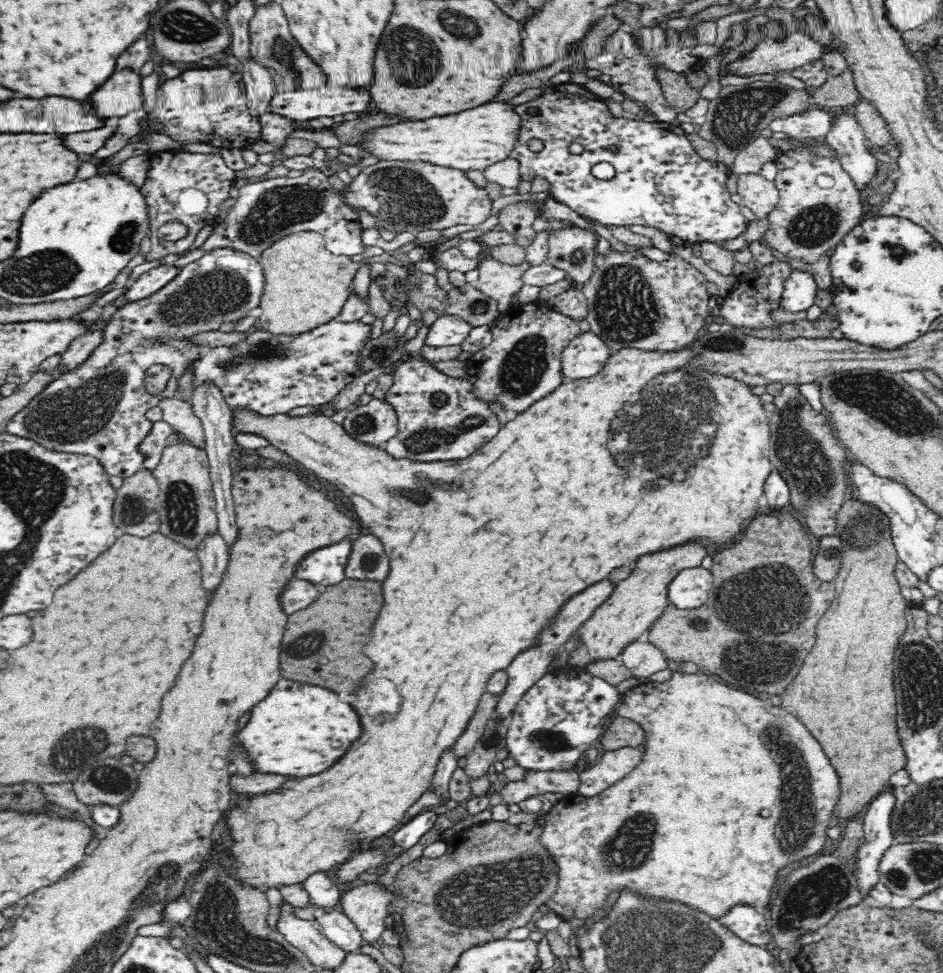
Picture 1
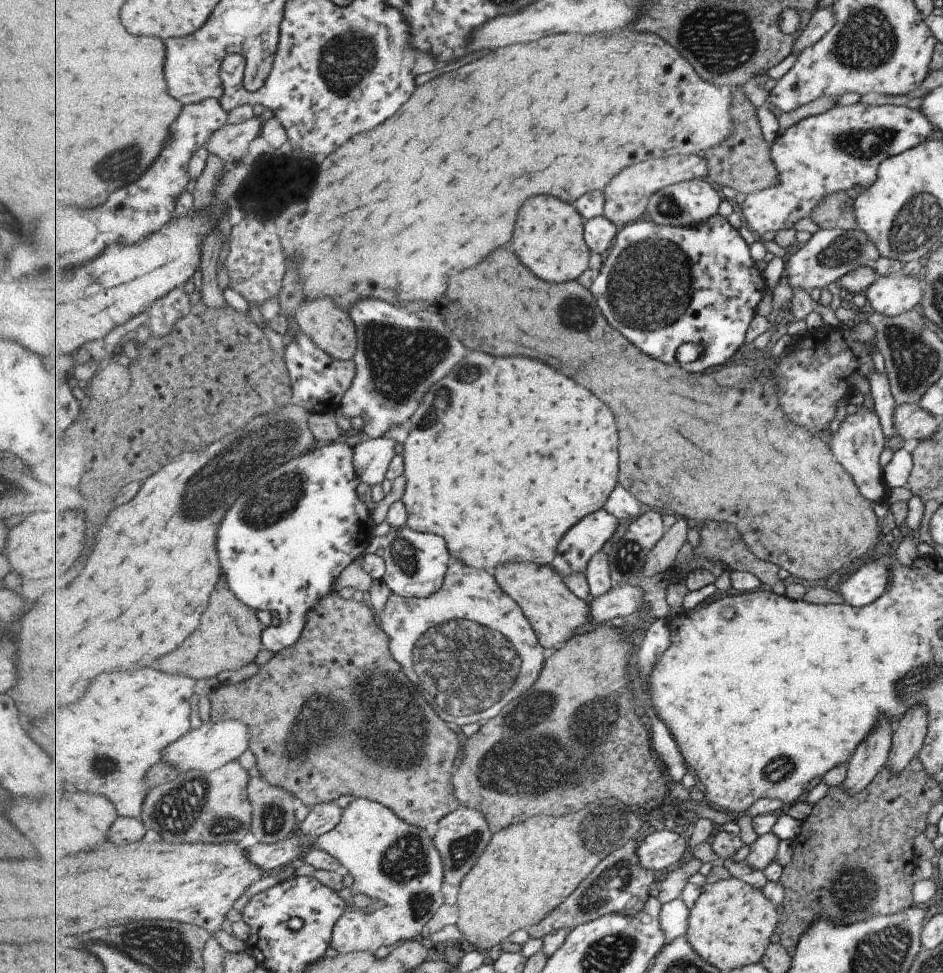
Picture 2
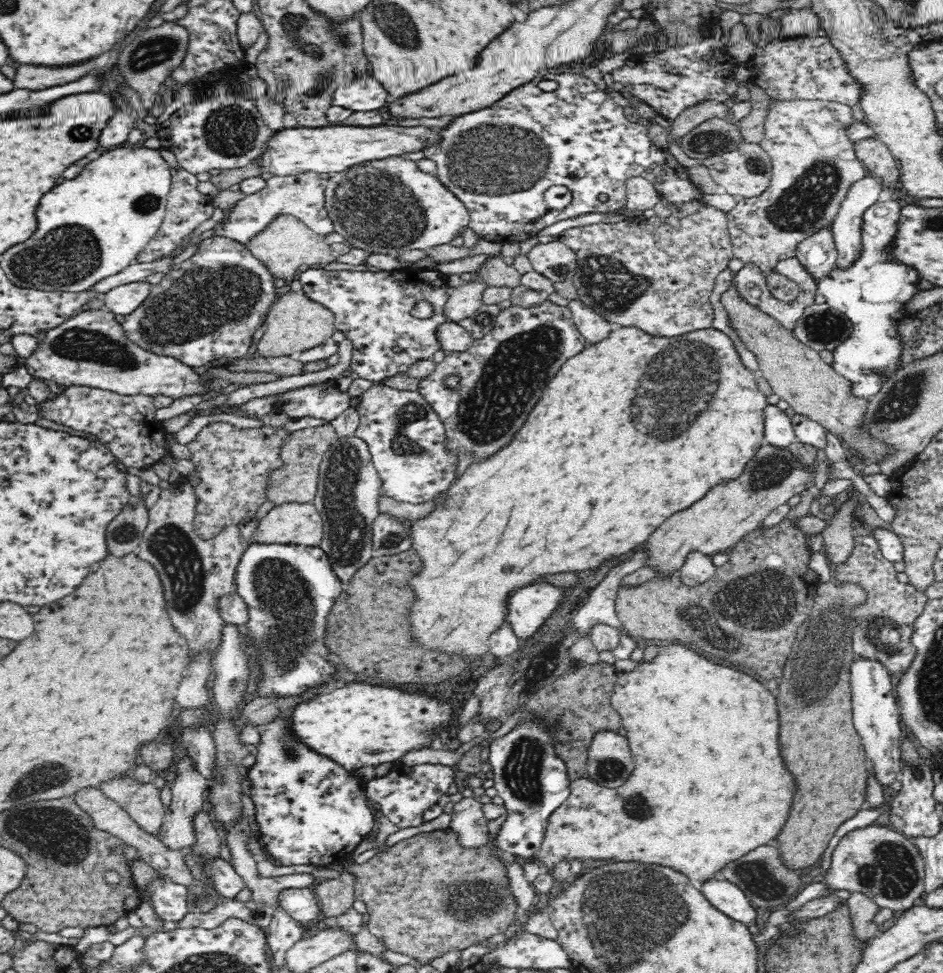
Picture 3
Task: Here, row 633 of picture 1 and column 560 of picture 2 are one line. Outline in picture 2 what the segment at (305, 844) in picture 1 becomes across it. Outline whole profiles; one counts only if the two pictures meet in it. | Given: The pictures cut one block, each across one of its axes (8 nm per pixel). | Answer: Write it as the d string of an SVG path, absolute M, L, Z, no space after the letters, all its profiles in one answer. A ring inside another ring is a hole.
M471 352L469 358L457 368L457 374L445 376L427 392L421 406L411 418L410 434L403 445L402 455L405 461L403 477L406 484L399 501L405 504L409 513L407 526L417 532L431 532L443 536L454 560L463 560L473 568L485 568L490 572L507 562L529 562L552 567L557 546L560 546L565 534L573 526L580 524L585 516L603 509L613 490L620 484L619 464L623 464L623 460L619 460L619 428L615 414L591 390L567 378L545 362L531 358L495 358L483 352Z

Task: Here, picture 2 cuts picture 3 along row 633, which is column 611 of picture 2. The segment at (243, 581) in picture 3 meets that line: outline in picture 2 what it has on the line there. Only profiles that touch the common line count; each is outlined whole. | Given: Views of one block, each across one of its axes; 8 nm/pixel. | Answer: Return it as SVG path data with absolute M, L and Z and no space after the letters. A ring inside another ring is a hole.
M717 214L697 226L660 225L639 219L618 231L615 243L589 288L605 318L639 350L655 360L677 364L677 350L685 343L699 344L703 353L691 363L678 364L697 374L725 364L747 340L751 320L758 314L768 288L762 271L755 266L749 244L726 217Z

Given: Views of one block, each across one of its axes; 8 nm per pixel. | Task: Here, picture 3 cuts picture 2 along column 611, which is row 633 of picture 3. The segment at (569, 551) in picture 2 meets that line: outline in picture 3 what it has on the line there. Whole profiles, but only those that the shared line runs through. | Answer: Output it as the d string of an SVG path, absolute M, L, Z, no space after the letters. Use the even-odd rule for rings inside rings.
M550 583L526 586L526 590L518 590L518 594L510 598L509 616L506 620L519 641L530 640L550 618L550 614L564 602L566 592L562 587Z

